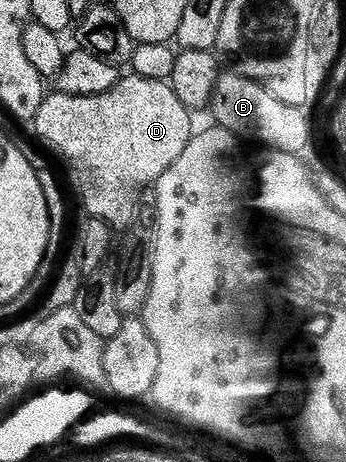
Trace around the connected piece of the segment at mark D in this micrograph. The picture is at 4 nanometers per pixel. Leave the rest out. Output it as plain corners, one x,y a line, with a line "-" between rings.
136,75
122,76
111,91
103,95
63,95
56,91
46,96
45,102
31,122
37,128
37,137
49,149
54,149
65,160
69,168
69,181
81,200
81,205
88,216
99,219
109,225
110,230
128,231
133,228
142,208
141,200
145,192
156,186
158,179
183,155
187,143
195,136
193,129
194,114
175,95
168,81
152,81

